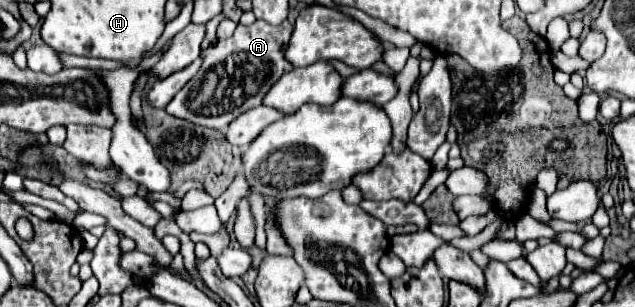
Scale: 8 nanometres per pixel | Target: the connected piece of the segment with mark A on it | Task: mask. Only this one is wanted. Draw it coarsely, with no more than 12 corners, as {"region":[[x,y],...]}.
{"region":[[238,24],[164,110],[226,132],[292,68],[292,24]]}

